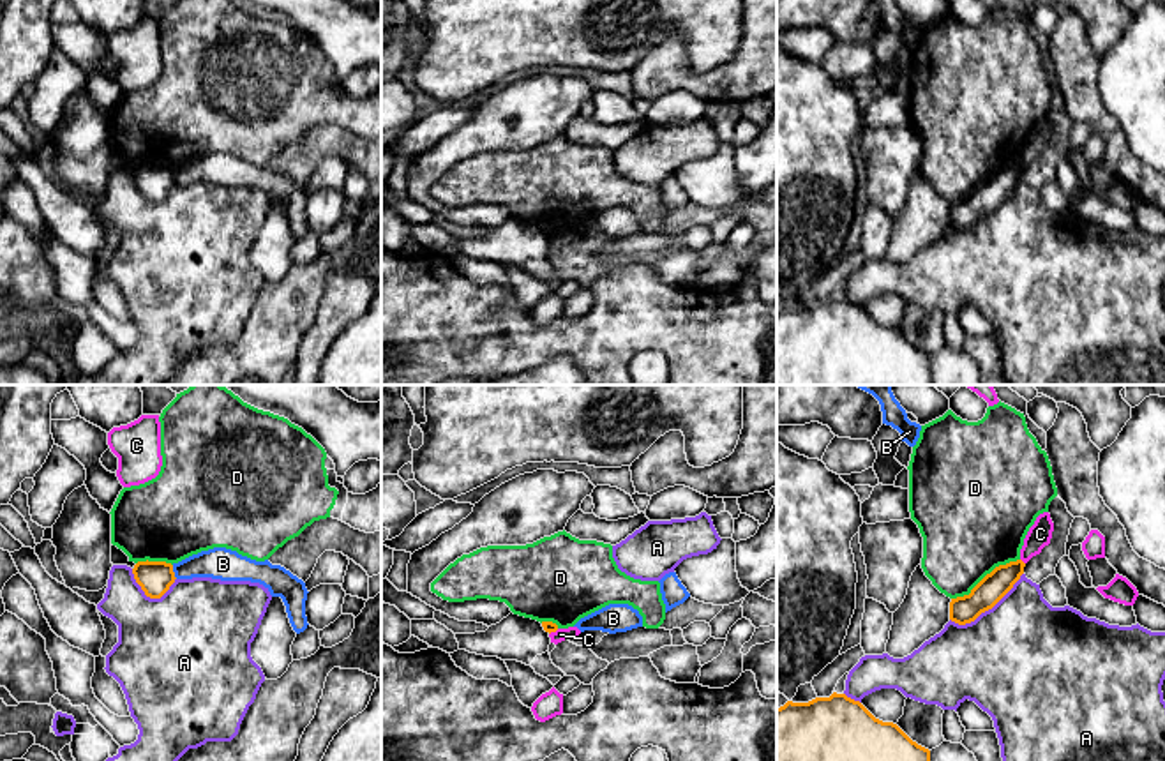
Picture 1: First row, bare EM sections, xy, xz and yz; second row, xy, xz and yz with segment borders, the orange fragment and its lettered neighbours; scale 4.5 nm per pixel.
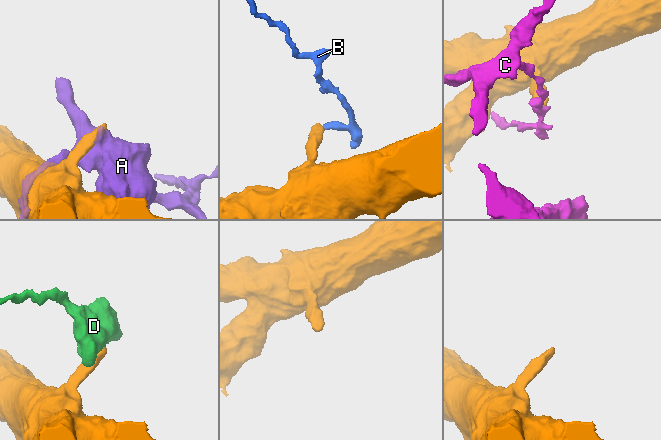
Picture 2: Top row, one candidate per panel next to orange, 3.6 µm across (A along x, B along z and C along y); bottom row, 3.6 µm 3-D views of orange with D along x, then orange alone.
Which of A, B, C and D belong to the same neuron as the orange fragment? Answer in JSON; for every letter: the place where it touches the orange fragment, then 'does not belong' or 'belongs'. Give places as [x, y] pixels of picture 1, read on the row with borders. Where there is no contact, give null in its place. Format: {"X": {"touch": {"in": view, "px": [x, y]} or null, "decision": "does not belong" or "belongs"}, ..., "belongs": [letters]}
{"A": {"touch": {"in": "yz", "px": [987, 610]}, "decision": "does not belong"}, "B": {"touch": {"in": "xy", "px": [173, 572]}, "decision": "does not belong"}, "C": {"touch": {"in": "yz", "px": [1022, 562]}, "decision": "does not belong"}, "D": {"touch": {"in": "yz", "px": [985, 576]}, "decision": "does not belong"}, "belongs": []}

